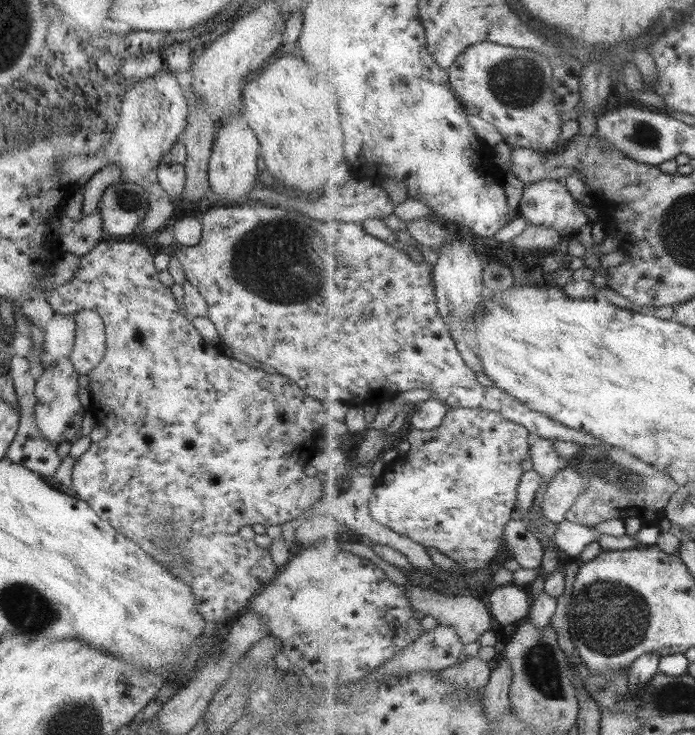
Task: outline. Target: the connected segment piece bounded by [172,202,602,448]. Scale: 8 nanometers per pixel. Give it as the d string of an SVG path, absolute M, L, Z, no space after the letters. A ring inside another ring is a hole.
M257 202L227 207L220 204L209 208L199 221L203 228L200 242L194 246L180 245L173 249L172 258L180 261L188 282L198 288L206 300L207 318L217 329L221 347L240 350L257 361L265 362L293 381L305 395L325 402L338 412L342 408L363 407L366 404L381 407L386 402L396 401L403 392L424 389L438 393L441 400L454 409L500 411L512 422L526 426L531 433L538 432L544 439L564 440L582 448L602 446L598 444L600 439L593 434L570 428L534 410L500 387L495 386L492 390L482 386L477 372L463 358L457 340L441 314L434 283L435 266L426 258L416 262L407 252L376 238L362 222L314 220L282 208L260 206ZM314 230L322 232L322 238L338 240L338 262L320 260L318 252L312 248Z

